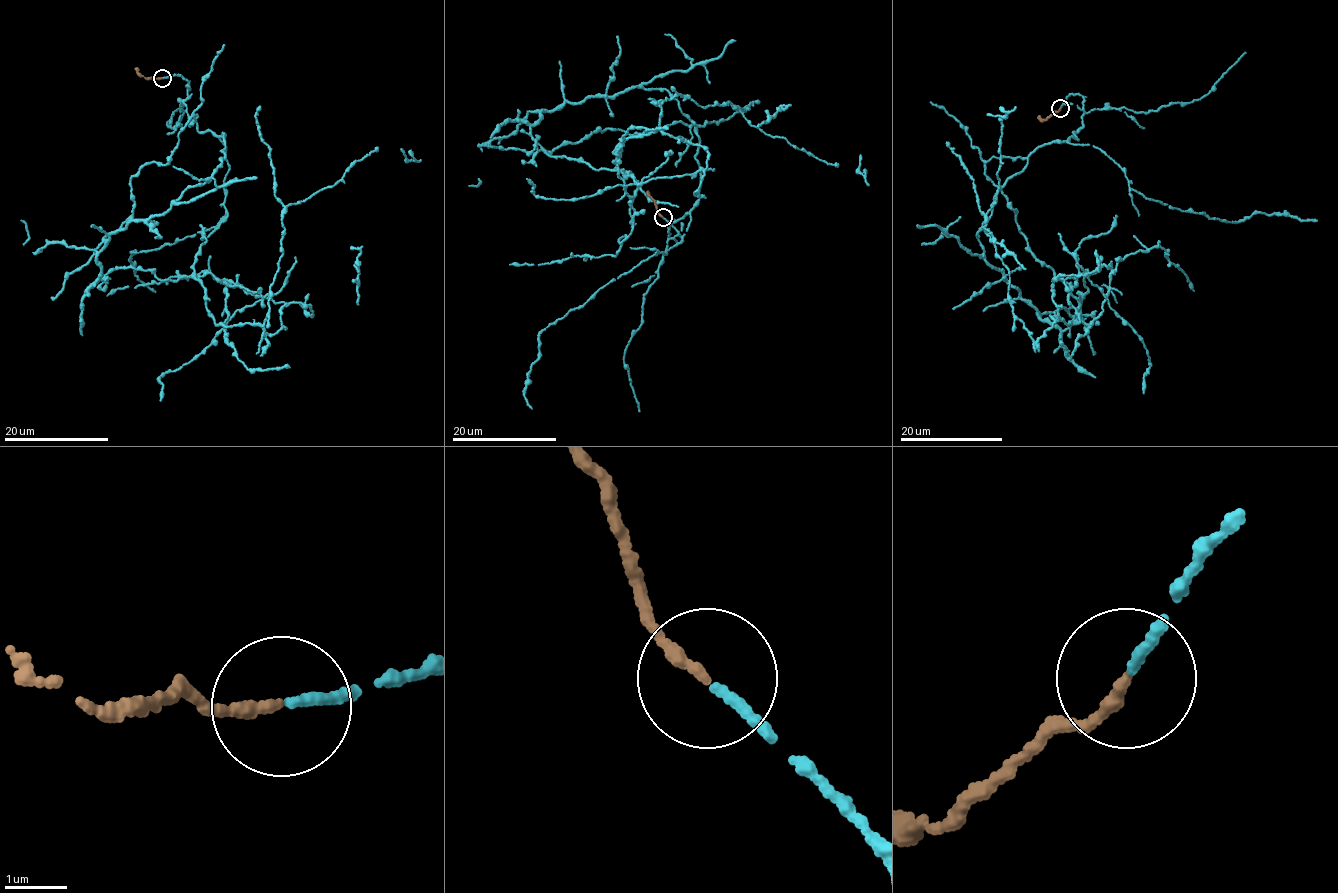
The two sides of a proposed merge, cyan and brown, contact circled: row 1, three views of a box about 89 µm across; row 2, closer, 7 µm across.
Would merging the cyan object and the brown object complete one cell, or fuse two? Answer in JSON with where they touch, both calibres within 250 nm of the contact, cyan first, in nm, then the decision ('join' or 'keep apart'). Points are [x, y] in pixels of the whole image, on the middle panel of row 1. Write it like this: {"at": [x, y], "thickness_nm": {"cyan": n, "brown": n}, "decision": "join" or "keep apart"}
{"at": [663, 217], "thickness_nm": {"cyan": 140, "brown": 180}, "decision": "join"}

